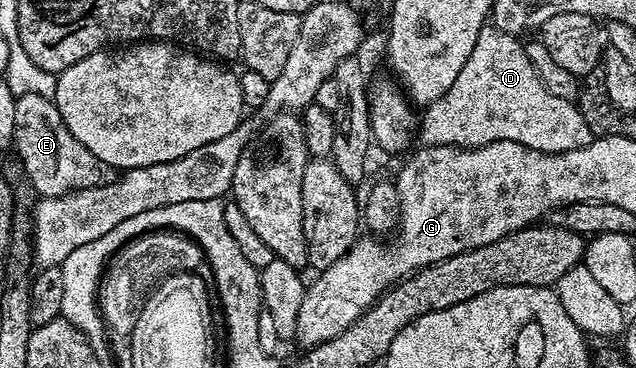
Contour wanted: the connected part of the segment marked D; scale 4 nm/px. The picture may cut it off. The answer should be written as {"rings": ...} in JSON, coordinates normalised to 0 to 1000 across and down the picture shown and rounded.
{"rings":[[[763,65],[758,87],[752,87],[752,109],[745,109],[745,141],[739,141],[739,163],[733,163],[726,196],[720,196],[720,217],[714,217],[704,247],[665,302],[657,332],[659,383],[662,375],[667,397],[741,402],[783,380],[805,380],[827,402],[849,408],[854,418],[882,418],[928,391],[934,370],[910,285],[884,272],[884,261],[871,261],[871,250],[852,228],[824,130],[825,117],[813,95],[797,92],[780,71]]]}

